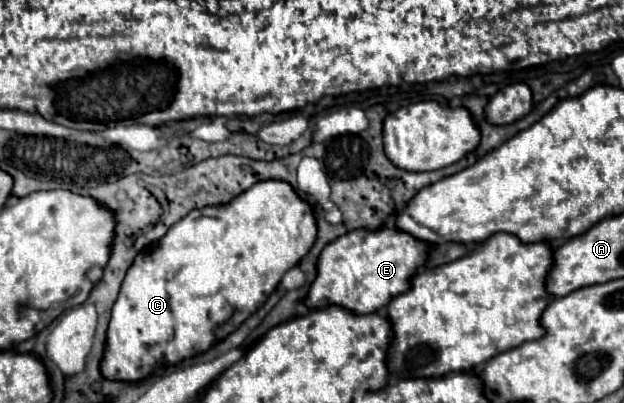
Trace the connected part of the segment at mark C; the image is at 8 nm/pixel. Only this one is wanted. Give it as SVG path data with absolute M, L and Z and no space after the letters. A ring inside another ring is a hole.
M277 179L255 183L229 205L193 209L157 245L139 253L127 271L111 311L107 351L101 361L103 375L107 379L137 381L151 375L157 367L175 365L181 359L209 349L267 301L281 277L309 253L315 239L317 221L313 207L297 195L291 183Z

